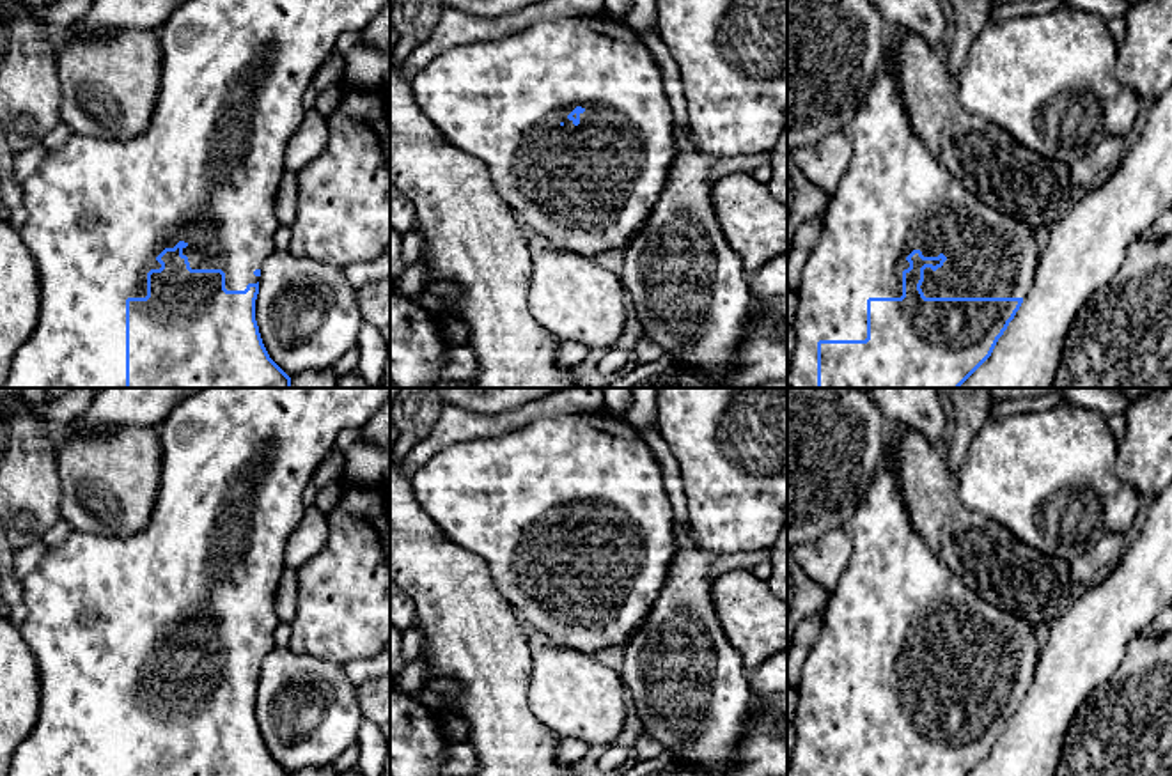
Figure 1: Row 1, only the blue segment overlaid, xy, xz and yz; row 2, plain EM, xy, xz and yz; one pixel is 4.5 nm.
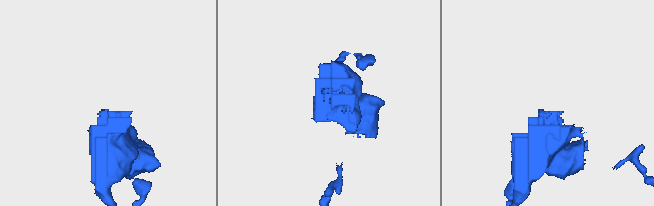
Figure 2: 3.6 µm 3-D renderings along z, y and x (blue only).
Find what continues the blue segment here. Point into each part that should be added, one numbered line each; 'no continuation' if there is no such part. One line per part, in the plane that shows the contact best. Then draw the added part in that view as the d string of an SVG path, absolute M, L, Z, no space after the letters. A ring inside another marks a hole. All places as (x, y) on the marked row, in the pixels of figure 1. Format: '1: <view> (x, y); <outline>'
1: yz (894, 197); M885 58L872 85L844 131L853 145L853 156L837 191L828 197L823 213L823 230L800 276L798 307L793 330L796 345L787 369L787 388L817 388L819 340L865 340L867 299L901 298L906 257L920 250L924 257L943 253L947 260L933 271L924 269L920 285L926 298L1027 298L1034 283L1041 248L1034 230L1007 214L989 207L966 190L950 170L942 167L920 142L911 126L894 66Z

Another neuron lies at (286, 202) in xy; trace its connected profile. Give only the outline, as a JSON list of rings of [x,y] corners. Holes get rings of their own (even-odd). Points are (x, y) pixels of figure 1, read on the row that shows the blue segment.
[[[284,172],[275,197],[275,216],[282,227],[293,227],[298,213],[298,174]]]

